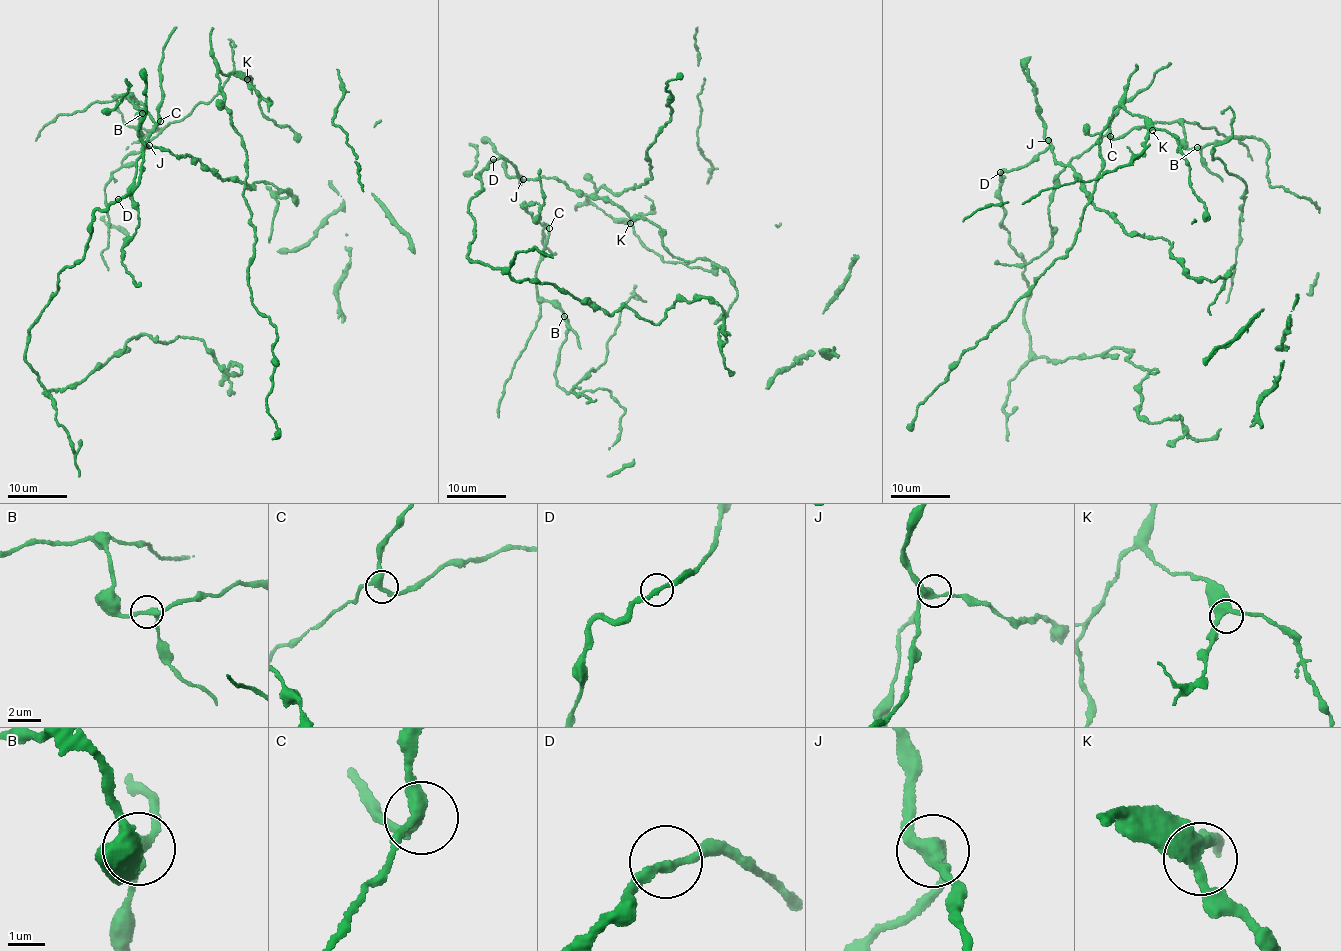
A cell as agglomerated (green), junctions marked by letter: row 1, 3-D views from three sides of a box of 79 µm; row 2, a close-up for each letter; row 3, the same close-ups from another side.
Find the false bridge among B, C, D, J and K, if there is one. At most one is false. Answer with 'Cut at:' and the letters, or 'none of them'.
Cut at: none of them

